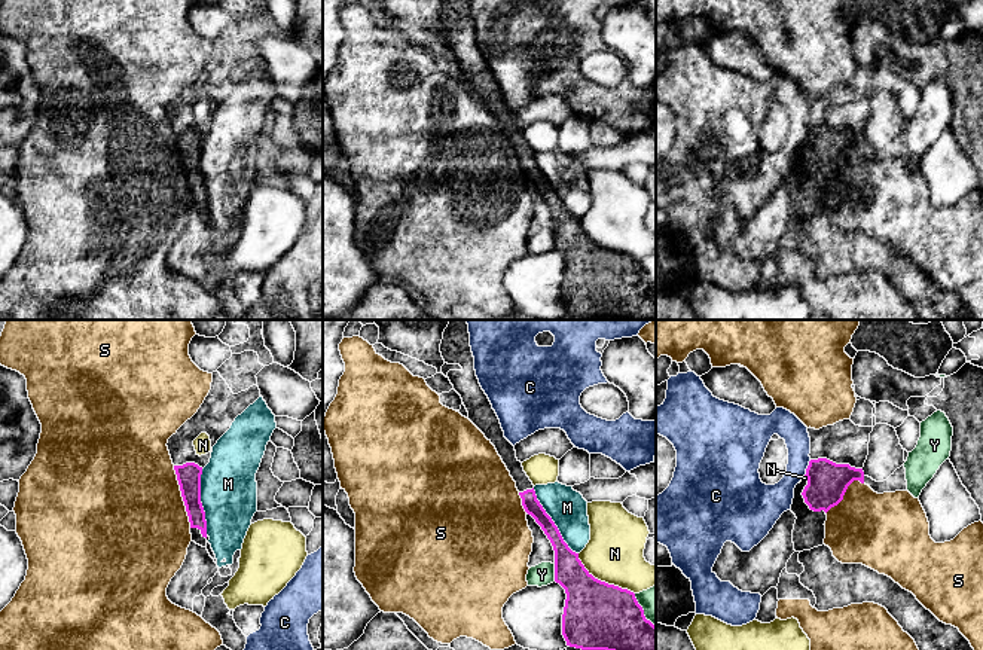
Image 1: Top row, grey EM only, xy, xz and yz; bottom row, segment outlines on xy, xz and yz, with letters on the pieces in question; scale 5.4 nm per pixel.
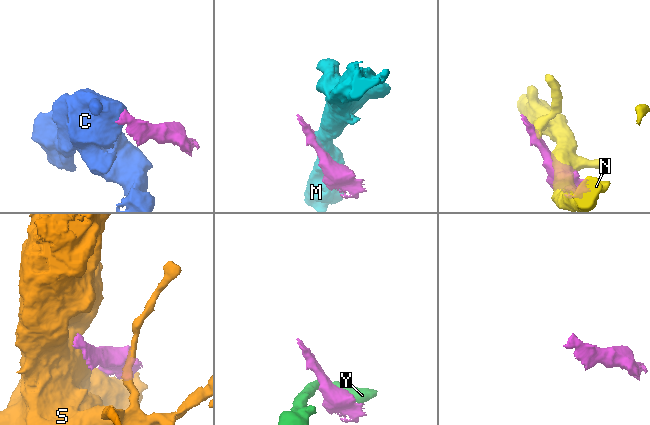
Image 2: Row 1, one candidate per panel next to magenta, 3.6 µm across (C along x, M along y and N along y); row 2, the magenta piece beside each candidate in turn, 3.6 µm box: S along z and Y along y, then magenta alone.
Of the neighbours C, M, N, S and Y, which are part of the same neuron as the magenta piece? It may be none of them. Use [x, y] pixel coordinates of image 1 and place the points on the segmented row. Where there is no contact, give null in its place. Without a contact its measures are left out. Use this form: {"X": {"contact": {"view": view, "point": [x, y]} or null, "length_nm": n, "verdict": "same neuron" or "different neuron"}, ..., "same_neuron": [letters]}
{"C": {"contact": {"view": "yz", "point": [808, 467]}, "length_nm": 100, "verdict": "different neuron"}, "M": {"contact": {"view": "xz", "point": [553, 522]}, "length_nm": 440, "verdict": "different neuron"}, "N": {"contact": {"view": "xz", "point": [603, 582]}, "length_nm": 380, "verdict": "different neuron"}, "S": {"contact": {"view": "xy", "point": [182, 496]}, "length_nm": 340, "verdict": "different neuron"}, "Y": {"contact": {"view": "xz", "point": [555, 573]}, "length_nm": 100, "verdict": "different neuron"}, "same_neuron": []}

